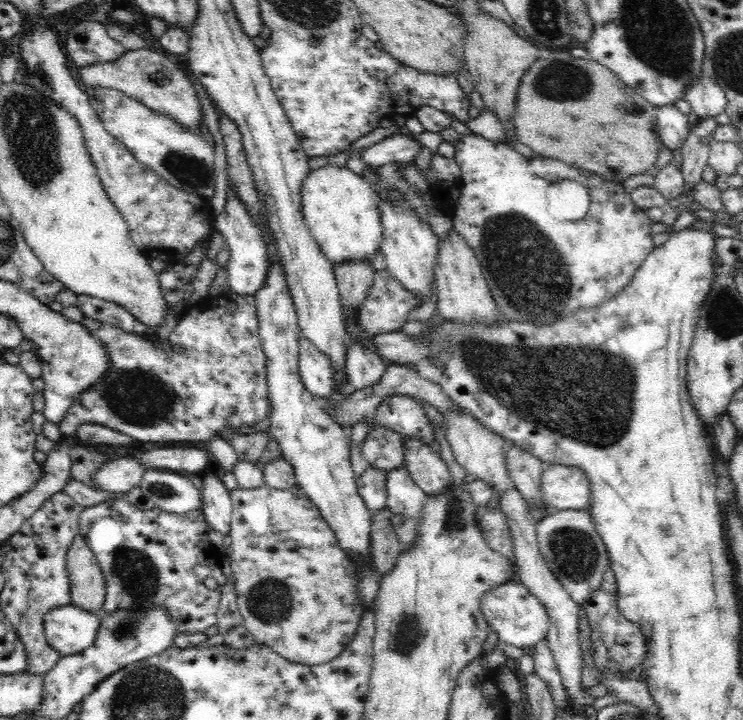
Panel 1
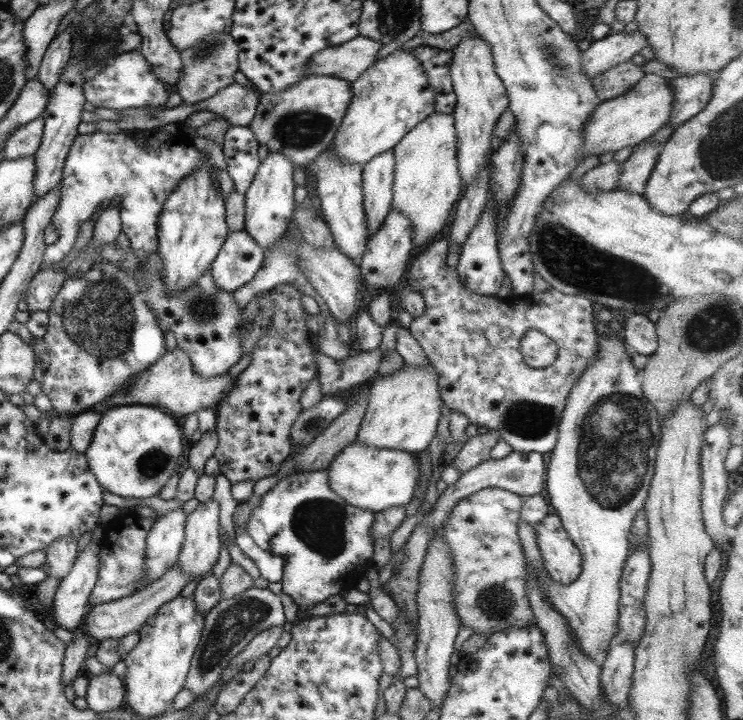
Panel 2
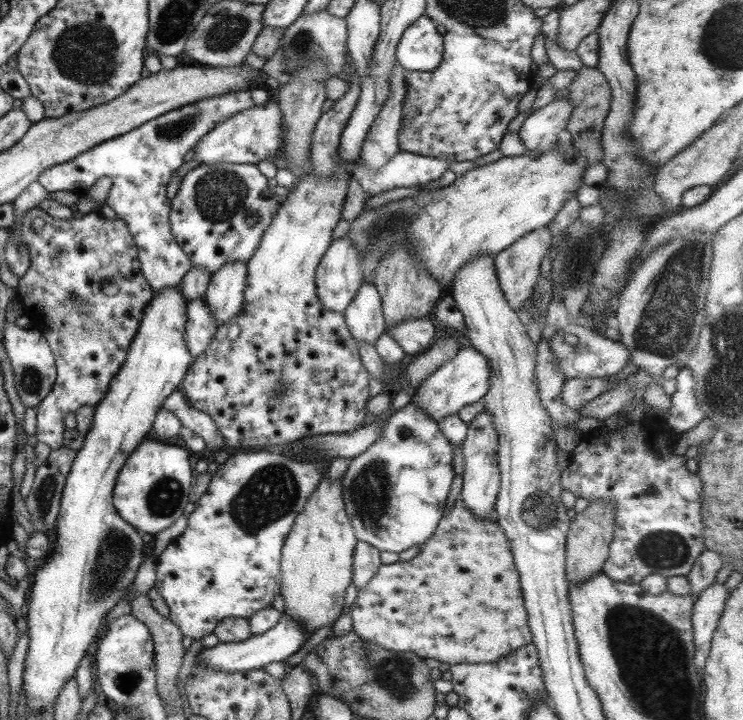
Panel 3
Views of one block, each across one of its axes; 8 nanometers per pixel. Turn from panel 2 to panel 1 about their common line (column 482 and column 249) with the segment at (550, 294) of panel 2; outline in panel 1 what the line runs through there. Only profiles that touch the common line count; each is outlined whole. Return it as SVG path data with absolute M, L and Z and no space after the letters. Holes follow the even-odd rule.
M230 287L226 292L220 293L216 297L206 297L200 302L191 300L187 304L185 311L182 314L182 318L176 319L176 328L172 328L171 335L168 336L168 344L160 343L159 346L155 342L149 341L141 336L125 332L111 326L111 324L104 321L94 320L94 318L86 318L80 322L82 327L94 337L98 339L104 347L106 347L106 353L109 356L109 367L104 373L102 384L92 385L85 388L77 398L77 401L70 406L66 417L59 422L58 426L63 436L74 435L80 424L90 423L98 424L112 430L124 433L132 438L137 445L140 442L209 442L212 436L216 436L222 428L230 426L231 428L240 429L241 426L256 426L256 424L267 424L269 415L269 401L268 401L268 389L266 380L266 355L262 351L262 343L260 343L260 337L258 337L258 311L256 311L256 298L255 296L238 295L230 291Z

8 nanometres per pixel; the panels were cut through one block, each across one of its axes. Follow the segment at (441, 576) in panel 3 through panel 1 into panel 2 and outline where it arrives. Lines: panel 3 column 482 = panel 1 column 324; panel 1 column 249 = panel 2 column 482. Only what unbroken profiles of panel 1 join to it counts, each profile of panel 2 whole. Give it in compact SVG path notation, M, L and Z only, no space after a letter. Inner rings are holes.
M483 488L469 497L458 501L454 508L449 513L449 521L444 528L444 539L447 541L447 547L451 549L450 556L454 559L454 611L458 613L458 622L460 626L470 626L474 633L484 633L484 631L490 631L490 634L496 632L502 632L506 629L516 627L528 627L528 625L535 624L534 612L530 608L530 600L526 596L526 558L524 550L521 546L520 537L518 536L518 522L521 518L521 508L524 498L520 495L504 490L501 488Z

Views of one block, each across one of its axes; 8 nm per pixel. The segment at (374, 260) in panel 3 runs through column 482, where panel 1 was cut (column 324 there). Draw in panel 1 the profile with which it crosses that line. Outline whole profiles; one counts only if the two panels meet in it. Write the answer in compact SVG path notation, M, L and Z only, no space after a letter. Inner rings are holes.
M329 163L310 170L301 180L301 211L312 238L332 264L370 261L380 252L381 224L377 194L359 174Z

